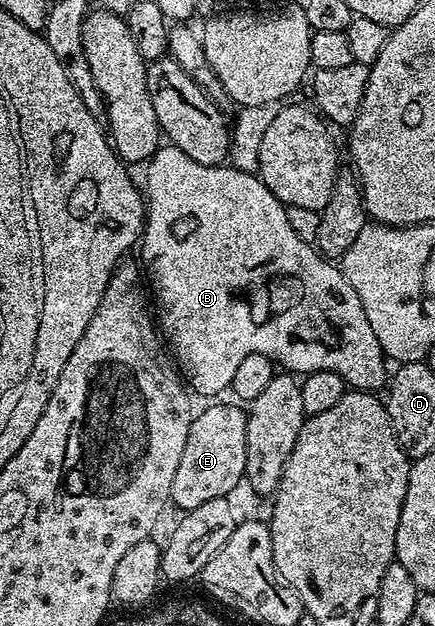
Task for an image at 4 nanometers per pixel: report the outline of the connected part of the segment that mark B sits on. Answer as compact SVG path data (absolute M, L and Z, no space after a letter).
M171 144L161 145L155 156L148 159L146 169L148 175L145 176L144 182L142 181L142 190L146 195L146 213L144 233L138 246L141 258L139 261L146 267L146 278L154 295L154 310L158 315L159 333L193 395L201 394L202 397L208 398L204 400L212 400L215 399L212 398L215 394L220 394L223 390L227 391L234 380L234 371L237 370L238 363L246 360L246 356L251 354L266 356L277 367L296 376L307 376L321 370L342 376L345 384L353 390L380 392L385 389L390 378L390 370L384 367L386 365L384 350L378 344L378 336L374 336L374 328L370 328L370 320L366 320L366 308L362 308L362 300L358 300L358 292L350 288L350 280L346 280L346 276L335 261L325 258L313 243L301 240L295 234L294 228L290 228L290 220L286 220L284 203L276 199L274 192L266 188L266 184L259 176L246 170L238 170L231 164L222 166L198 164L190 160L190 156L186 156L177 146Z

